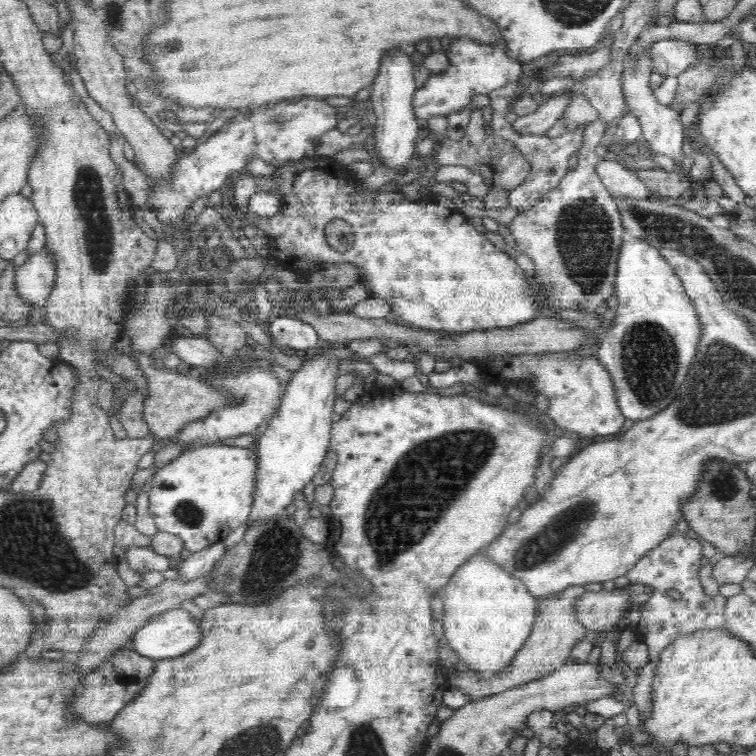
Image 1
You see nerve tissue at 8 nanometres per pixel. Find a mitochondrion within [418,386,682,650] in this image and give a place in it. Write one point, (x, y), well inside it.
(556, 538)

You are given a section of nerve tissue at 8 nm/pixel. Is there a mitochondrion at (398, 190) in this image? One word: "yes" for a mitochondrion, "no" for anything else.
no

